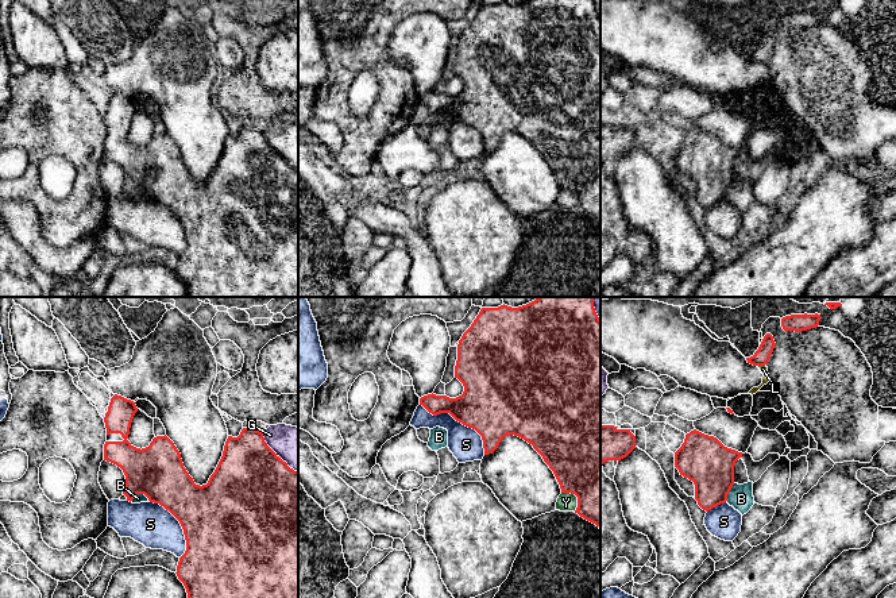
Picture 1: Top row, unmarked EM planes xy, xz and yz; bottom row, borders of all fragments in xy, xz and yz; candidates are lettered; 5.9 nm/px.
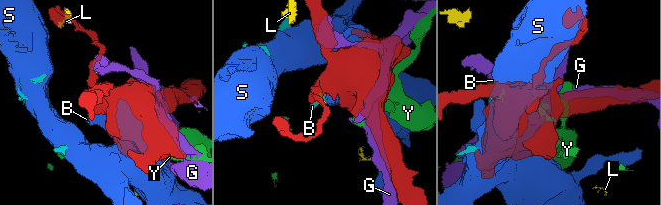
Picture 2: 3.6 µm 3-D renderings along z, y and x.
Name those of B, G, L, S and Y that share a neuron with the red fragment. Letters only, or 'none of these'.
none of these

